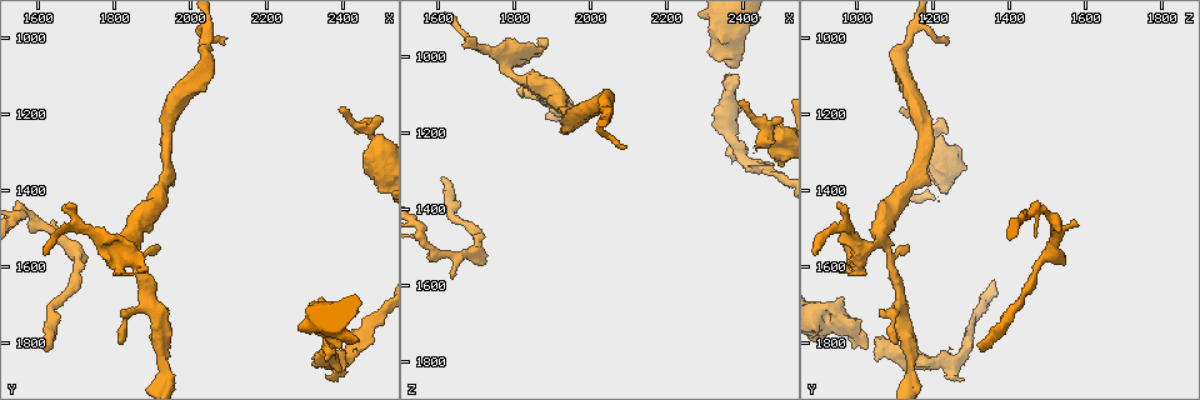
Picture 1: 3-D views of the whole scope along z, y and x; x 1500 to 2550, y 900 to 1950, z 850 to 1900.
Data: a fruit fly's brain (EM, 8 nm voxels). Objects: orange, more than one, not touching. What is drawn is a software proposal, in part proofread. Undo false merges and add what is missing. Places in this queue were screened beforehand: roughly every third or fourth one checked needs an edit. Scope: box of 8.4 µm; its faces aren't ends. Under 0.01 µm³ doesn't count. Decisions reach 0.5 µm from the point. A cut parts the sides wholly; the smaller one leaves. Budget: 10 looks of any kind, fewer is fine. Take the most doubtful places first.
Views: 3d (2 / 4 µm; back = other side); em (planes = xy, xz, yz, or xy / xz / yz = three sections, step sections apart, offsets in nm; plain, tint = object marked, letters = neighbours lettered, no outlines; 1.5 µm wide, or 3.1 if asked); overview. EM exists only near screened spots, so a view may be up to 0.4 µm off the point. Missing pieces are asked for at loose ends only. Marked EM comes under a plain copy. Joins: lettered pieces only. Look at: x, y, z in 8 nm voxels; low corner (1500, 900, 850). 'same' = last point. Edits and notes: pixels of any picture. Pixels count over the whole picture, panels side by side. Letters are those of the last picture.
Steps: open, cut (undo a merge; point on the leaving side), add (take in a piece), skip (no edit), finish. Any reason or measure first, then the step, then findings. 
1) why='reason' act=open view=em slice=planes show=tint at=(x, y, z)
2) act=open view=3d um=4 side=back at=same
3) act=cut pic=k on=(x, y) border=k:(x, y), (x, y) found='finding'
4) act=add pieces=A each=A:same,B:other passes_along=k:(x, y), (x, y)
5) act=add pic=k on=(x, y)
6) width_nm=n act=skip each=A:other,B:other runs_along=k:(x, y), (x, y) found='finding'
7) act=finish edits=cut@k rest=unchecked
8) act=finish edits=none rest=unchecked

why='branch stops here' act=open view=3d um=4 side=back at=(1615, 1820, 1315)

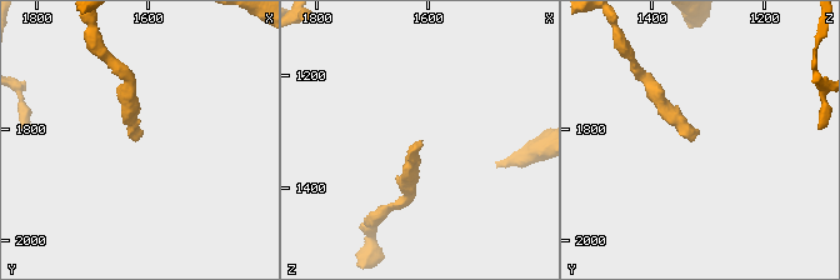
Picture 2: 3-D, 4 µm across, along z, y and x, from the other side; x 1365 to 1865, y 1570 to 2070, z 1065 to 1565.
act=open view=em slice=planes show=tint at=(1605, 1815, 1320)

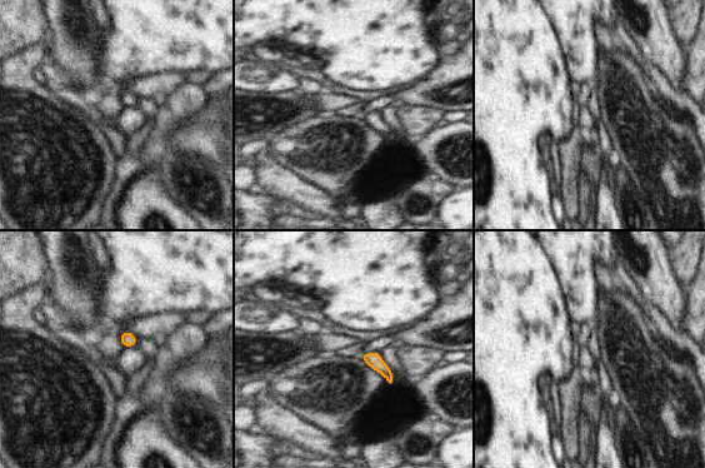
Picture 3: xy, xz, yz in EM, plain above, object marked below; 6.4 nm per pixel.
act=open view=em slice=planes show=letters at=same

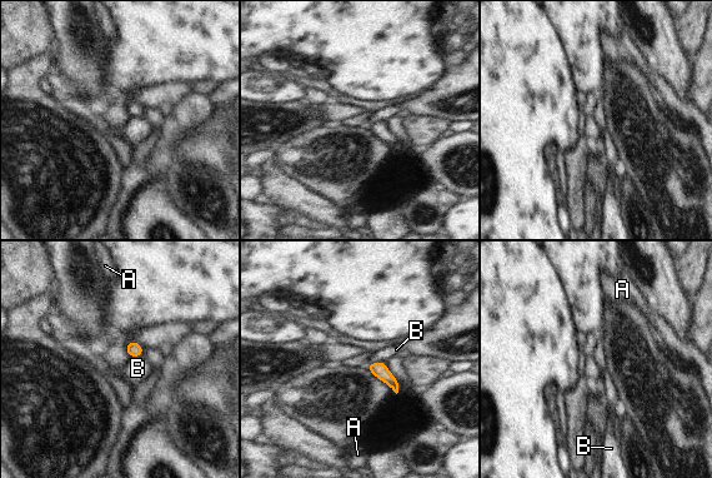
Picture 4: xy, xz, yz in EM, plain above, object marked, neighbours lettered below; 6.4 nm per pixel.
act=skip each=A:other,B:other border=4:(385, 362), (366, 364) found='none of them fits'

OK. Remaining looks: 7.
why='thin end' act=open view=em slice=planes show=letters at=(1680, 1430, 955)

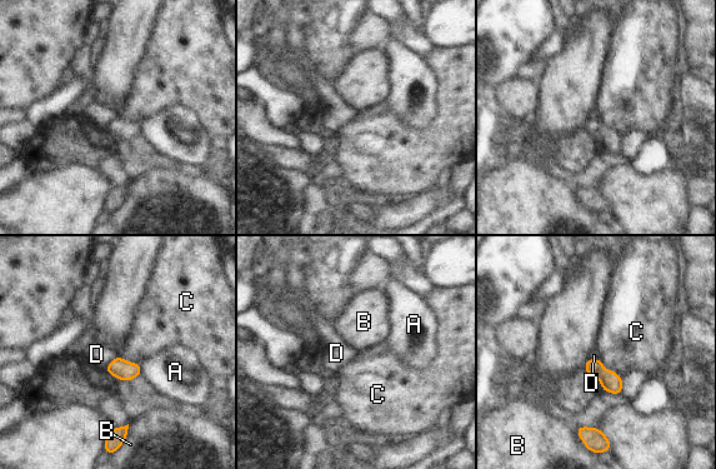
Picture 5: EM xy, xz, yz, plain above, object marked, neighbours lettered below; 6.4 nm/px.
longest_contact=C:200nm act=skip each=A:other,B:other,C:other,D:other border=5:(597, 359), (621, 378) found='none of them fits'

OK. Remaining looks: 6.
why='calibre changes' act=open view=3d um=2 at=(2040, 1005, 1140)

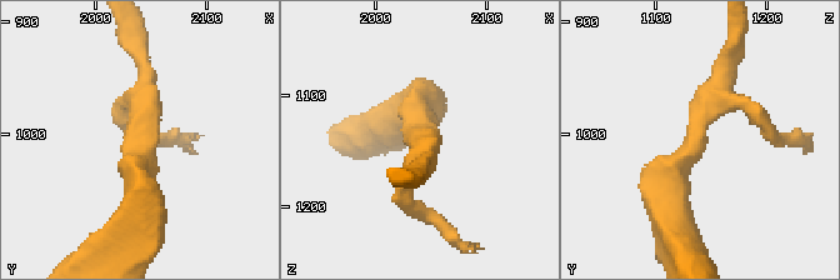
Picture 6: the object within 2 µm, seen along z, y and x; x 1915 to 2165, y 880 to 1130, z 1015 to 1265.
act=open view=em slice=planes show=tint at=(2044, 1004, 1136)

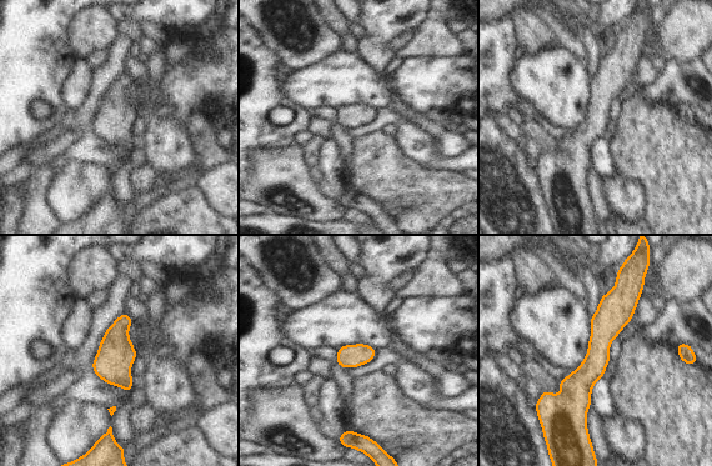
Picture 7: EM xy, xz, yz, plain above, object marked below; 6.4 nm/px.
act=open view=em slice=planes show=letters at=same

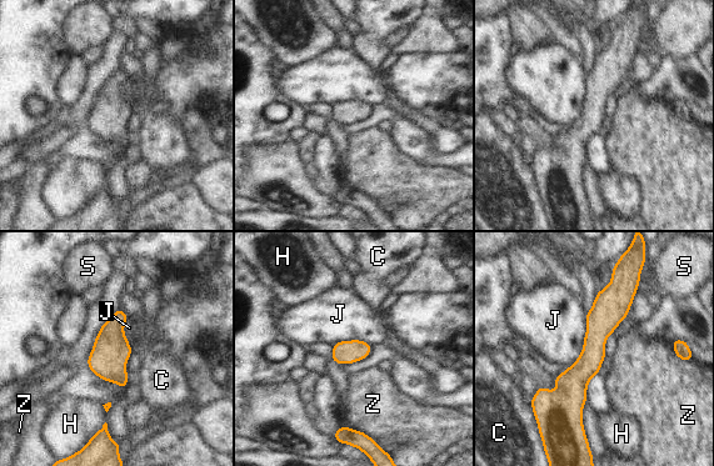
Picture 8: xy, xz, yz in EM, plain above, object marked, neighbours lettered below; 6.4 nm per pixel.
act=skip each=C:other,H:other,J:other,S:other,Z:other runs_along=8:(617, 280), (574, 380), (575, 424) found='one neuron here'

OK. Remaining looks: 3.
why='a fork' act=open view=em slice=yz step=8 show=tint at=(2385, 1845, 1235)

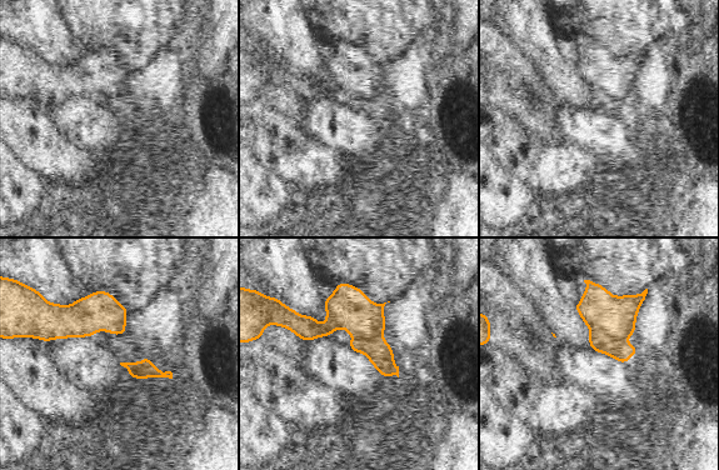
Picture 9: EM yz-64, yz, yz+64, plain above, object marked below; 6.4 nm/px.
why='cut it another way' act=open view=em slice=planes show=tint at=same

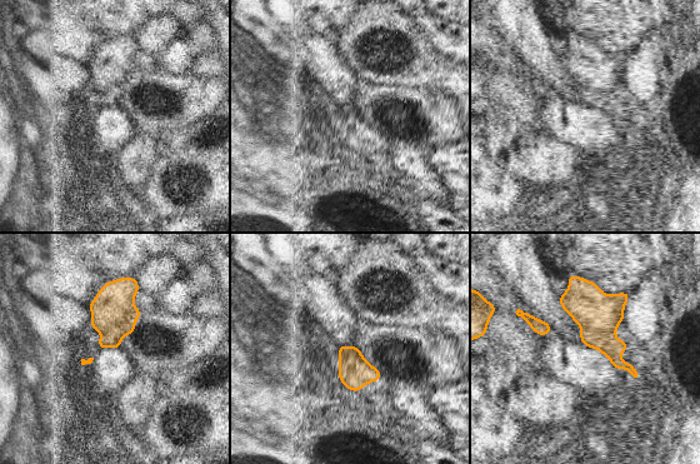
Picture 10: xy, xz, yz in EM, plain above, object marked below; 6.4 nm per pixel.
why='see the neighbours' act=open view=em slice=planes show=letters at=same

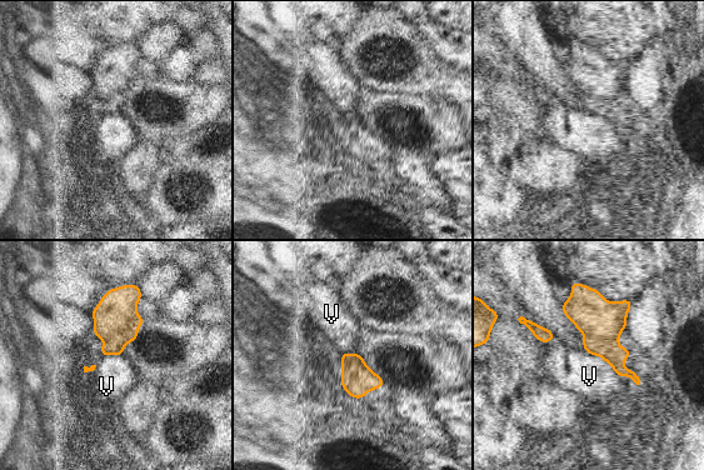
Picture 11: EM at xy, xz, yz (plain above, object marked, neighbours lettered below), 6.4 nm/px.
act=skip each=V:other border=11:(583, 348), (637, 384) found='one neuron here'

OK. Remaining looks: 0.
act=finish edits=none rest=unchecked

